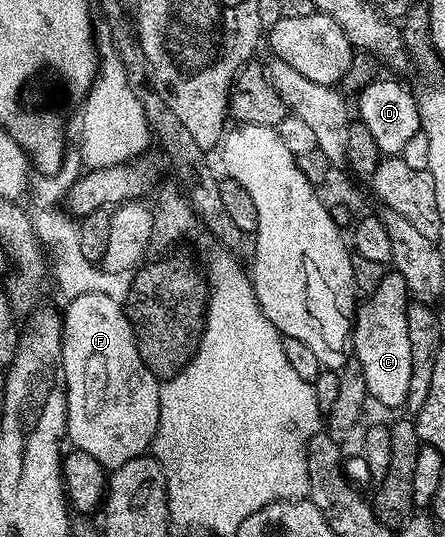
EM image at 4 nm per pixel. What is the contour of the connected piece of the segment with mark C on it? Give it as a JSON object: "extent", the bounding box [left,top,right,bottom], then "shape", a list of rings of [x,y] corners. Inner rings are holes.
{"extent":[353,269,413,408],"shape":[[[391,269],[384,274],[381,285],[377,285],[377,289],[358,304],[353,320],[353,357],[361,361],[368,396],[383,407],[402,408],[409,397],[413,349],[409,349],[408,306],[405,277]]]}

